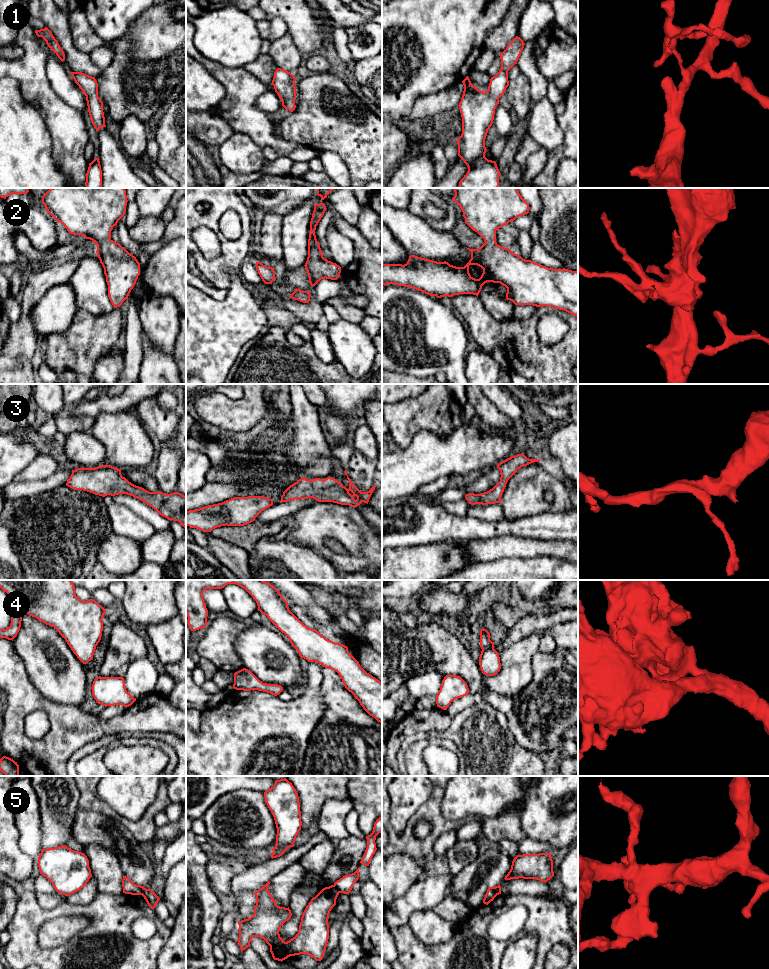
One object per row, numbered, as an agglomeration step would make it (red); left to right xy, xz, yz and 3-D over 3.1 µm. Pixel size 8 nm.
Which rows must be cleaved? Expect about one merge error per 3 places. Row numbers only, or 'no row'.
5

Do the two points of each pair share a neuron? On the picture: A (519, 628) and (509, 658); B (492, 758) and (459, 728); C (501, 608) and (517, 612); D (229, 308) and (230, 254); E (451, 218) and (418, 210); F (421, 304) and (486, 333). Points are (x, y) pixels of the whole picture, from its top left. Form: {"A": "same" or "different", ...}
{"A": "different", "B": "same", "C": "same", "D": "different", "E": "same", "F": "different"}

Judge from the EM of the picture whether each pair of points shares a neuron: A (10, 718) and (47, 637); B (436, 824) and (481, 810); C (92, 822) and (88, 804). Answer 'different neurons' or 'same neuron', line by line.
A: different neurons
B: different neurons
C: different neurons

